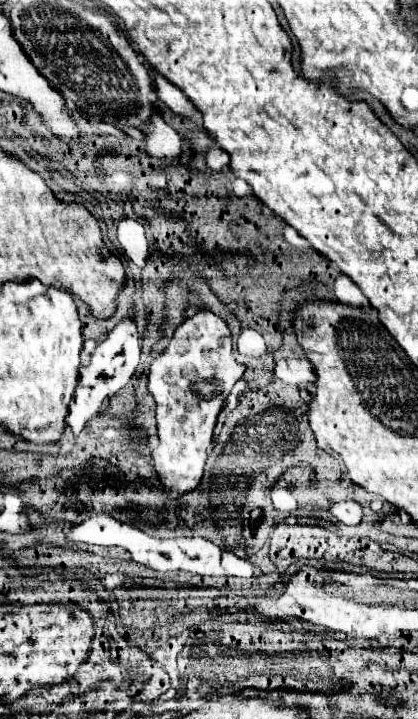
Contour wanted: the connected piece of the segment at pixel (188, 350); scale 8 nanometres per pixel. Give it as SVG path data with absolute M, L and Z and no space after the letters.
M198 311L178 325L168 349L154 359L148 375L148 389L156 399L158 447L152 451L152 467L158 485L178 499L200 485L206 455L212 447L216 417L234 383L244 375L244 365L236 363L228 325L210 311Z

